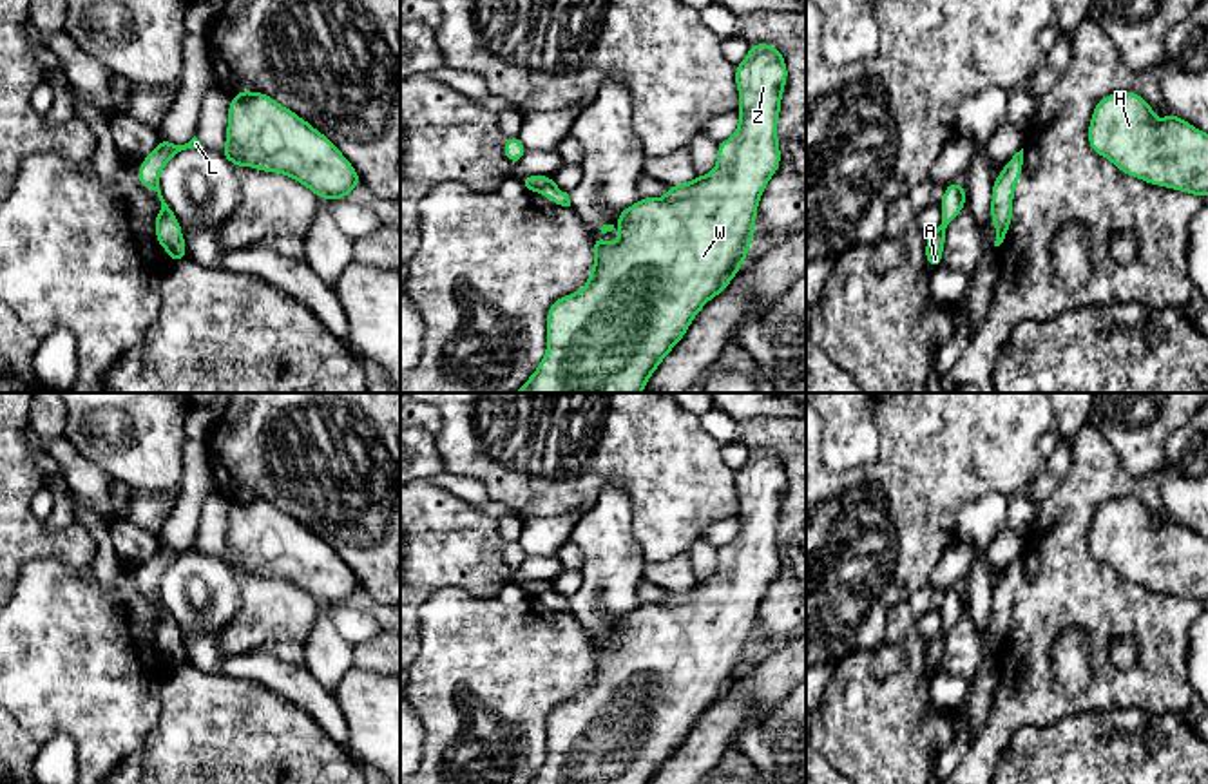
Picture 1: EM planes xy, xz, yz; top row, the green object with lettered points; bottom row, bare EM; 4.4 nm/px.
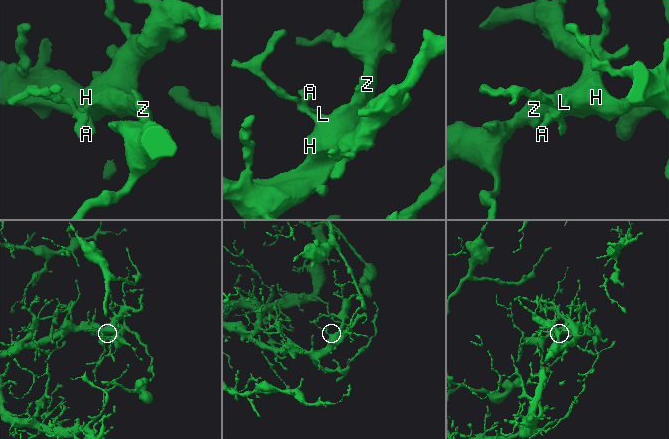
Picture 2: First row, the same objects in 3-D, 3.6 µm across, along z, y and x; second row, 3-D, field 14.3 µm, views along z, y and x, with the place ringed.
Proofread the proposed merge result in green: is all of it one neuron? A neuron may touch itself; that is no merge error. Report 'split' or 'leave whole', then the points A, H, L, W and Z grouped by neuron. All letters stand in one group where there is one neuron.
leave whole; groups A H L W Z

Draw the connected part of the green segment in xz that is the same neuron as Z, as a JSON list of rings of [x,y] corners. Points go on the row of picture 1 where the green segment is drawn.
[[[770,43],[750,45],[748,56],[735,67],[739,89],[739,127],[732,138],[717,143],[717,165],[706,176],[695,176],[688,185],[668,185],[668,194],[641,197],[618,214],[621,237],[607,244],[592,237],[594,266],[581,292],[569,293],[549,306],[547,353],[529,380],[514,393],[641,393],[652,373],[685,337],[694,317],[719,295],[746,261],[755,241],[752,226],[757,205],[781,167],[777,121],[788,67],[782,53]]]

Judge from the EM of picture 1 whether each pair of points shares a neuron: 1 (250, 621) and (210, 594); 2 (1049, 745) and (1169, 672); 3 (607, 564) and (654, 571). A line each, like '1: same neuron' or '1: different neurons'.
1: different neurons
2: different neurons
3: different neurons

